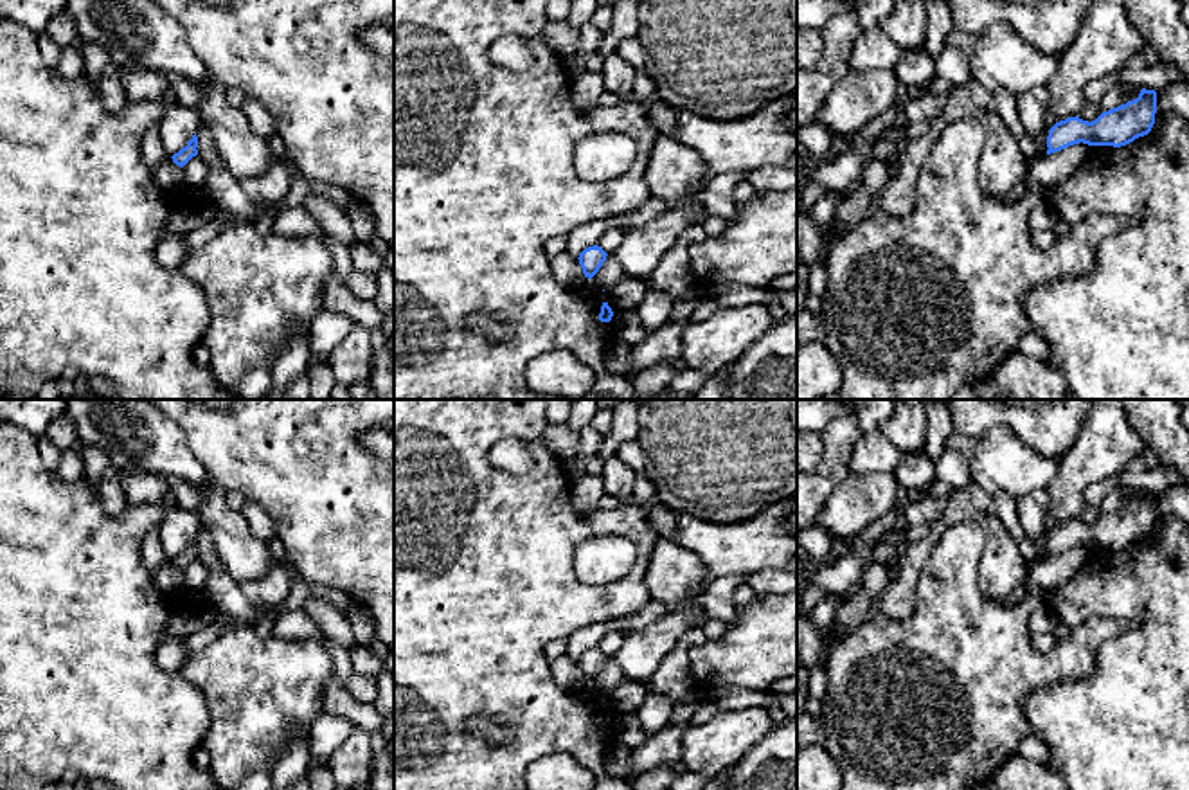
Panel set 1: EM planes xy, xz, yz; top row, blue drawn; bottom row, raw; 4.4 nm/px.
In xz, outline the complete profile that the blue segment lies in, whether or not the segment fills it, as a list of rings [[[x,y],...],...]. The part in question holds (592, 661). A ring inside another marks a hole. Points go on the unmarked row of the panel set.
[[[597,648],[585,651],[577,660],[585,680],[592,682],[606,664],[606,659]]]

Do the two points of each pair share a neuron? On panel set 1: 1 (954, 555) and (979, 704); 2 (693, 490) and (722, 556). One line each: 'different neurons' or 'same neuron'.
1: same neuron
2: different neurons

